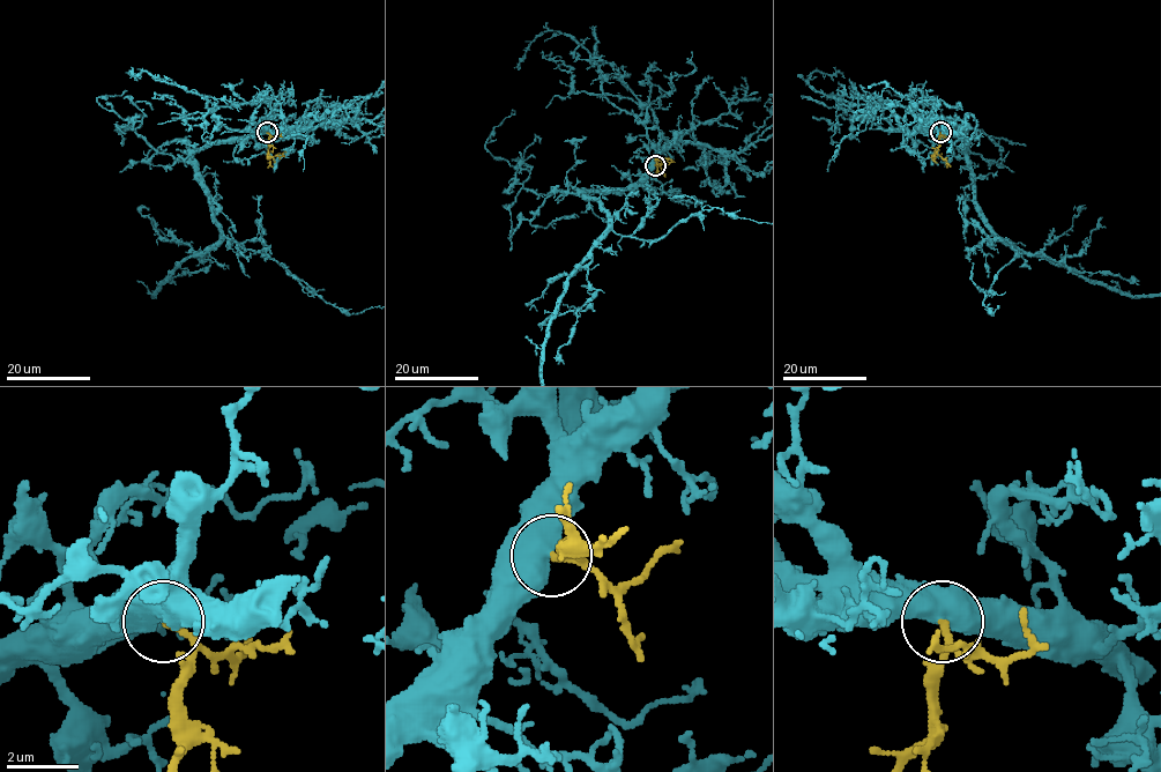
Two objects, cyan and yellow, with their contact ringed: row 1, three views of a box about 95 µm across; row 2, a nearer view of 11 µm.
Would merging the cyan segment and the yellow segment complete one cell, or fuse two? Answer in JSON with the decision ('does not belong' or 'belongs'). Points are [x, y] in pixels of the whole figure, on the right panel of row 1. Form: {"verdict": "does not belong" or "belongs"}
{"verdict": "belongs"}

